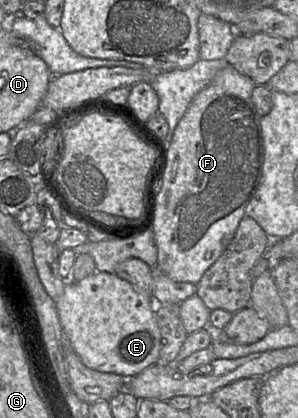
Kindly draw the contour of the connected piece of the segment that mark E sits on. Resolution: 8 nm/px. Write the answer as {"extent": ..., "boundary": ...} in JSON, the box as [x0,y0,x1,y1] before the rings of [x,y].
{"extent":[56,271,160,379],"boundary":[[[96,271],[80,281],[66,281],[56,309],[63,332],[88,368],[130,379],[157,363],[160,331],[155,303],[115,273]]]}

